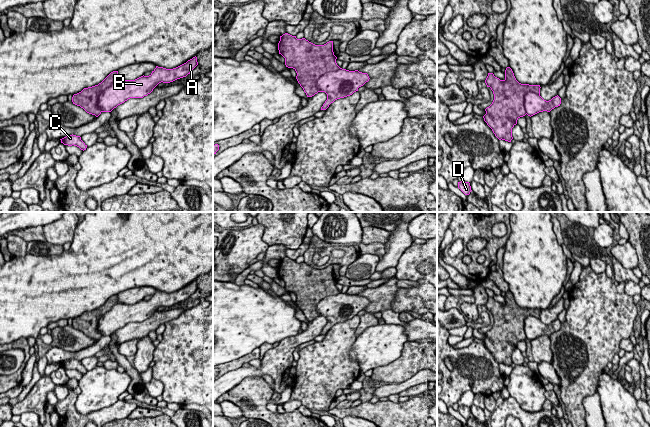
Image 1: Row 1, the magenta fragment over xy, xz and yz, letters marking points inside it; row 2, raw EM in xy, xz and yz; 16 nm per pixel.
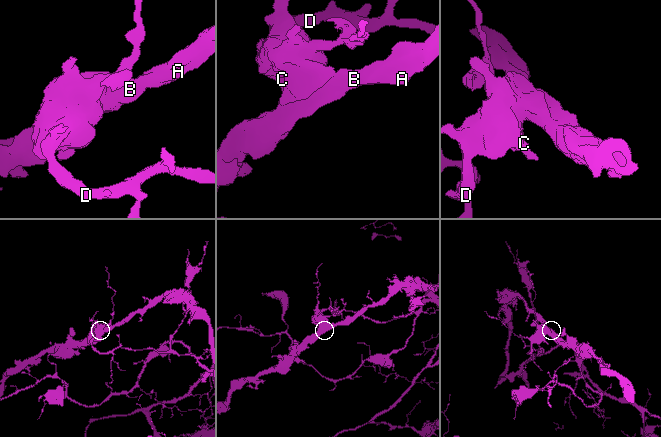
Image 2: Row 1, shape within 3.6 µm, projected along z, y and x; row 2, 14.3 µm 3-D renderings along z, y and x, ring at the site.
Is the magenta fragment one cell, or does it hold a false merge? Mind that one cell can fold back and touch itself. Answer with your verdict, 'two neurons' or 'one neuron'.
two neurons

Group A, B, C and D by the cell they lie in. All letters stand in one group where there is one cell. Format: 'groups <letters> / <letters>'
groups A B / C D

